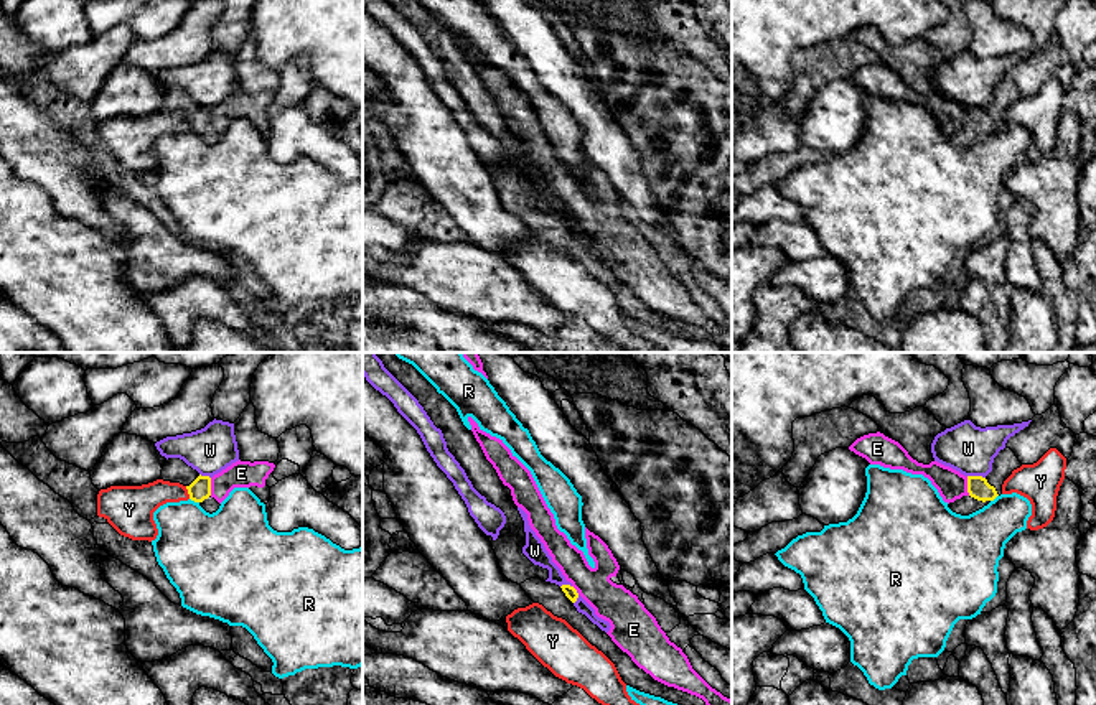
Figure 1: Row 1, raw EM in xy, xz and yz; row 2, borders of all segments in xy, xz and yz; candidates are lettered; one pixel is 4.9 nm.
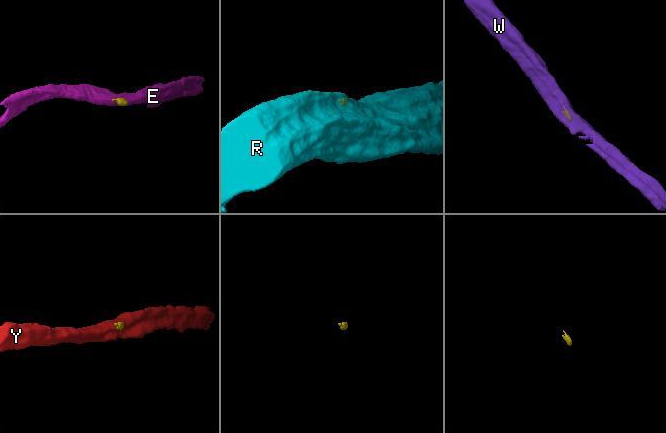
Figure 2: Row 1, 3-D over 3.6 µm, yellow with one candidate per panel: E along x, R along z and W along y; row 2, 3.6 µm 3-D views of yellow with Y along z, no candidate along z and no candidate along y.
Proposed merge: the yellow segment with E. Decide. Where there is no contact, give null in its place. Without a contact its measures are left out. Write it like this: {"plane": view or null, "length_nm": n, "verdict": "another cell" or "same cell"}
{"plane": "yz", "length_nm": 100, "verdict": "another cell"}

